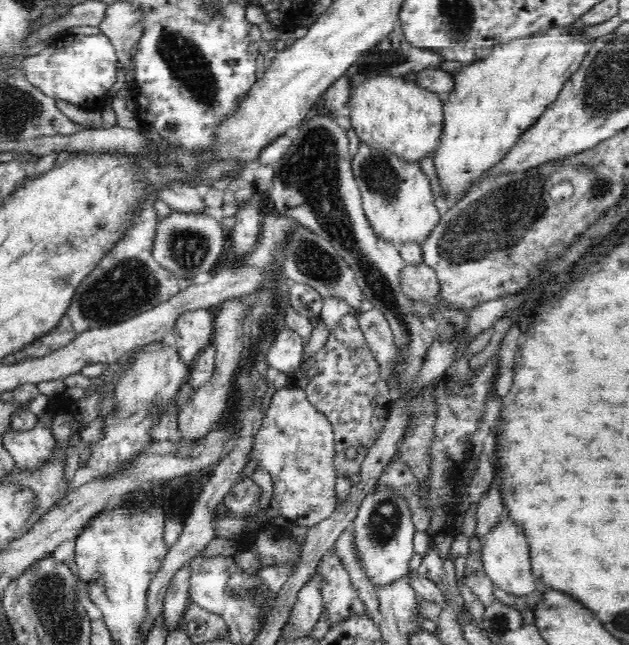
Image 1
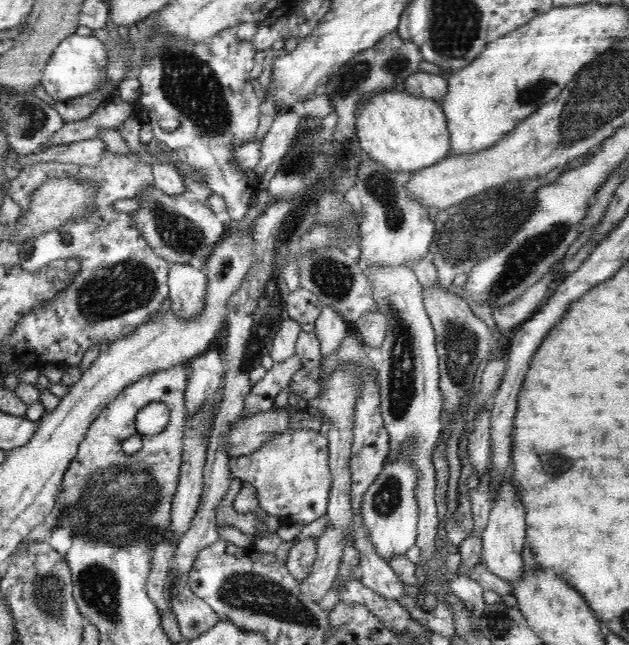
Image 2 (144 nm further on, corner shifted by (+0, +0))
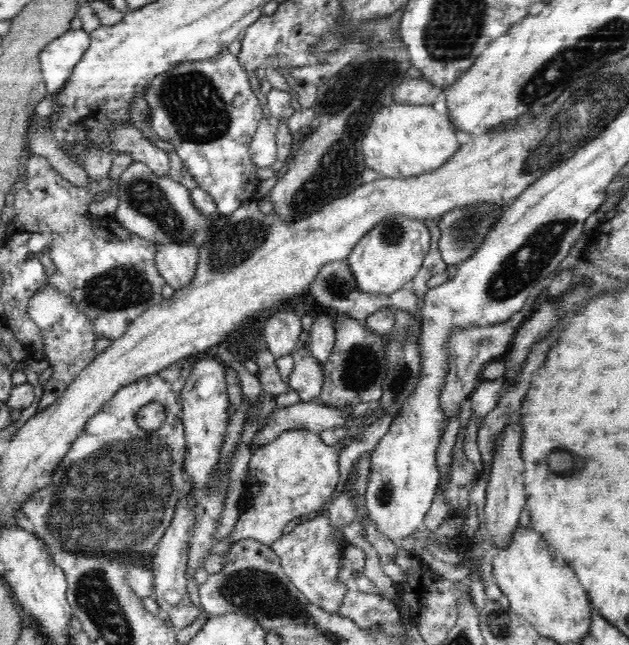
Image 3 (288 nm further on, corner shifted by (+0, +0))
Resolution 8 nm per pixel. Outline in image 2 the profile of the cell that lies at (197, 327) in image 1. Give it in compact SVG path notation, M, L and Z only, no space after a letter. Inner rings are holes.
M170 264L168 288L172 298L172 310L180 318L194 318L204 306L206 294L206 272L196 270L190 264Z

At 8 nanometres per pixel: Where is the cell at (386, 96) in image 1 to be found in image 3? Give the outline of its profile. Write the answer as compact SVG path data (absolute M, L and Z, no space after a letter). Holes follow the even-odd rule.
M394 104L382 108L362 142L366 166L382 178L416 178L444 168L446 162L460 150L462 142L450 116L440 116L432 106Z

